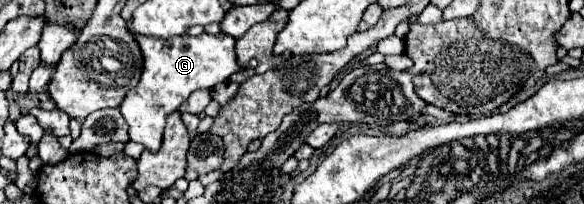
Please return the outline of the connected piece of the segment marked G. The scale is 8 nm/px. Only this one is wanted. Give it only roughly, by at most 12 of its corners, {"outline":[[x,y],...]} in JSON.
{"outline":[[227,33],[135,35],[141,81],[119,109],[159,151],[165,117],[239,71]]}

